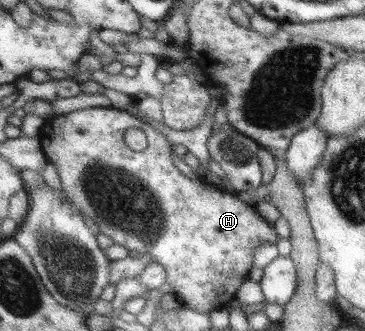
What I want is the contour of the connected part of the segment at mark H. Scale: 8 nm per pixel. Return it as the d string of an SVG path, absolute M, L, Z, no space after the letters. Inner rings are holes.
M105 106L86 107L65 114L59 114L58 116L53 116L45 120L40 128L39 136L41 137L40 146L45 155L45 160L57 170L57 177L59 178L59 182L61 182L61 188L70 200L71 206L75 209L77 208L81 215L89 217L93 223L95 223L95 226L99 228L99 233L113 240L113 243L117 243L117 245L121 245L121 247L125 247L128 250L134 249L140 254L151 255L154 259L153 262L157 262L164 267L166 271L165 283L171 287L171 295L173 295L181 305L187 305L187 307L193 309L193 311L201 311L201 313L203 313L226 308L228 303L235 299L235 293L237 289L239 289L239 285L248 278L248 271L252 268L251 256L253 249L259 247L261 243L271 243L271 245L275 245L277 239L279 239L273 225L269 225L267 221L257 214L254 205L247 205L247 203L237 199L236 193L222 192L217 181L214 179L201 178L201 181L197 184L179 173L173 166L171 157L169 157L173 151L172 145L167 141L167 138L152 125L145 123L143 119L139 117L128 114L127 111ZM130 127L141 129L145 134L148 145L143 151L131 151L131 149L126 146L123 139L124 131Z

